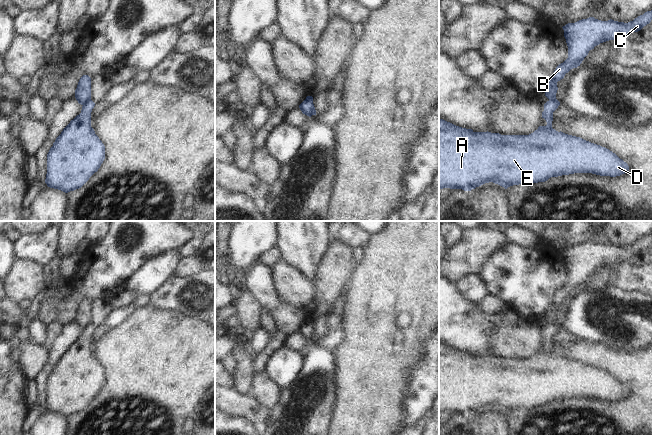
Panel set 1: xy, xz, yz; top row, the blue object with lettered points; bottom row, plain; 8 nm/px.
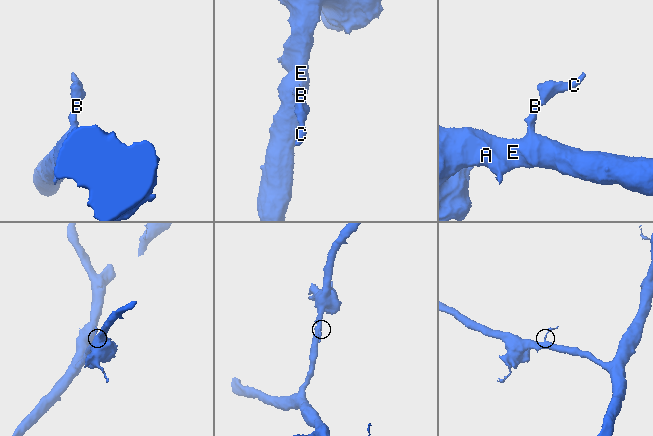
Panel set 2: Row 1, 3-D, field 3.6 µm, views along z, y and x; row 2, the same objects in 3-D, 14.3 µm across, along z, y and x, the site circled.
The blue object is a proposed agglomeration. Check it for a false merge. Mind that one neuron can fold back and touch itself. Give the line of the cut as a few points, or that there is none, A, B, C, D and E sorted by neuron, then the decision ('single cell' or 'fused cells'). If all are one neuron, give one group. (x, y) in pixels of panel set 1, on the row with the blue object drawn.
cut xy (90, 98), (82, 104); groups A D E / B C; fused cells

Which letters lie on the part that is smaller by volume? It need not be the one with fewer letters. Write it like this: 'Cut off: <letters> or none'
Cut off: B, C

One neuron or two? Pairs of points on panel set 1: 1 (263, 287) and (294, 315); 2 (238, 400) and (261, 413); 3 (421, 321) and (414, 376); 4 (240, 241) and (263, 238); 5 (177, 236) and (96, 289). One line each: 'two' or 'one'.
1: one
2: one
3: two
4: one
5: one

